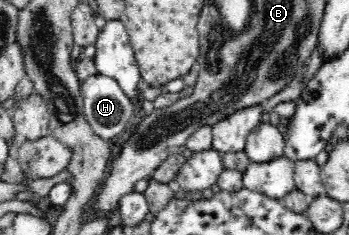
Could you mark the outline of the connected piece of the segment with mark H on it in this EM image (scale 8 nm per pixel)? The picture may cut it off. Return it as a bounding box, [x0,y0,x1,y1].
[81,74,139,141]

